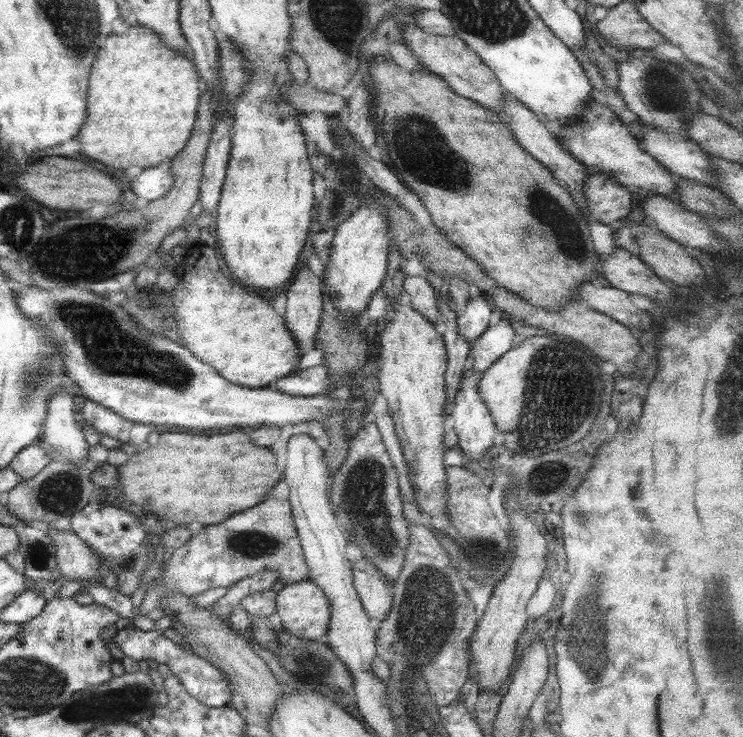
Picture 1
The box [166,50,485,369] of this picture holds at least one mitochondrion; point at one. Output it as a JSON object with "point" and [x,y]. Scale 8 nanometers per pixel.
{"point":[440,165]}

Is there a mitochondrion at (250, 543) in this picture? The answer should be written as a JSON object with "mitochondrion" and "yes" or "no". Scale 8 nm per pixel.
{"mitochondrion":"yes"}

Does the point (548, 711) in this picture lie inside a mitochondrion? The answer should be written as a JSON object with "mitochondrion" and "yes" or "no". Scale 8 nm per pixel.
{"mitochondrion":"no"}

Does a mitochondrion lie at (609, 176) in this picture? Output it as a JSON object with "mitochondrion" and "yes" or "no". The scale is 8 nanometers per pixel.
{"mitochondrion":"no"}

